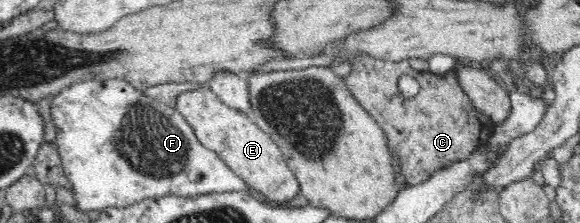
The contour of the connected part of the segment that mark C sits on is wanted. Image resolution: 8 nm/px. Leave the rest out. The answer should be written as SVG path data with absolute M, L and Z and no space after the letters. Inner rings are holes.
M371 55L352 61L355 64L354 70L348 76L342 78L343 82L347 89L352 92L352 96L357 100L357 103L385 132L391 151L393 151L393 154L397 154L397 166L401 167L400 178L405 178L405 182L409 185L419 184L427 180L437 170L443 169L456 161L467 159L495 132L494 120L491 120L487 114L483 114L473 105L469 96L463 91L460 82L456 79L455 70L447 72L446 76L437 76L429 70L425 72L415 70L408 59L393 62ZM405 74L415 77L415 80L418 80L419 85L421 85L419 93L414 98L405 98L398 90L397 80Z

